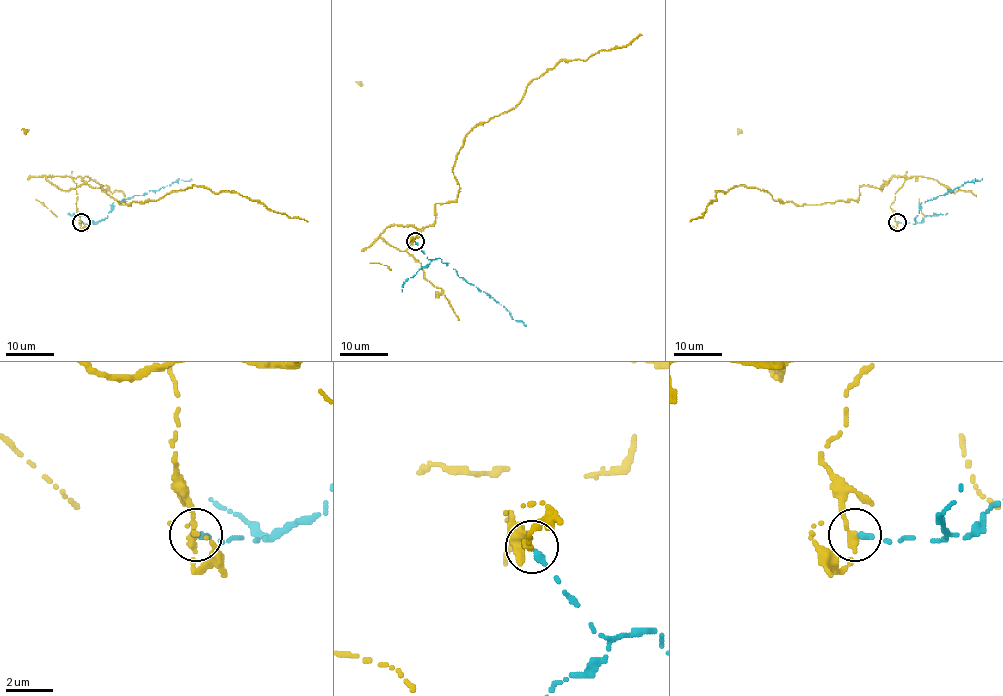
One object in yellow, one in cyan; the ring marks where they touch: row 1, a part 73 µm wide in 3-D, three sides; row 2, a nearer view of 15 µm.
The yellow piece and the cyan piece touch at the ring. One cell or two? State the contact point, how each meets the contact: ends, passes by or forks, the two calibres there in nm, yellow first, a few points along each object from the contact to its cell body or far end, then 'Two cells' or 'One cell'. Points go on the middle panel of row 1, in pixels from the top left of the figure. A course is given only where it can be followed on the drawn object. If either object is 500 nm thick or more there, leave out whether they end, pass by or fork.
Place: (415, 241). At the ring yellow passes by. At the ring cyan ends. Thickness 240 nm (yellow) against 260 nm. Course of yellow: (415, 241), (399, 251), (380, 234), (423, 229), (457, 198), (475, 127), (563, 60), (642, 35). Course of cyan: (415, 241), (427, 258), (440, 258), (454, 269), (459, 277), (493, 297), (508, 310), (512, 319), (525, 326). Two cells

